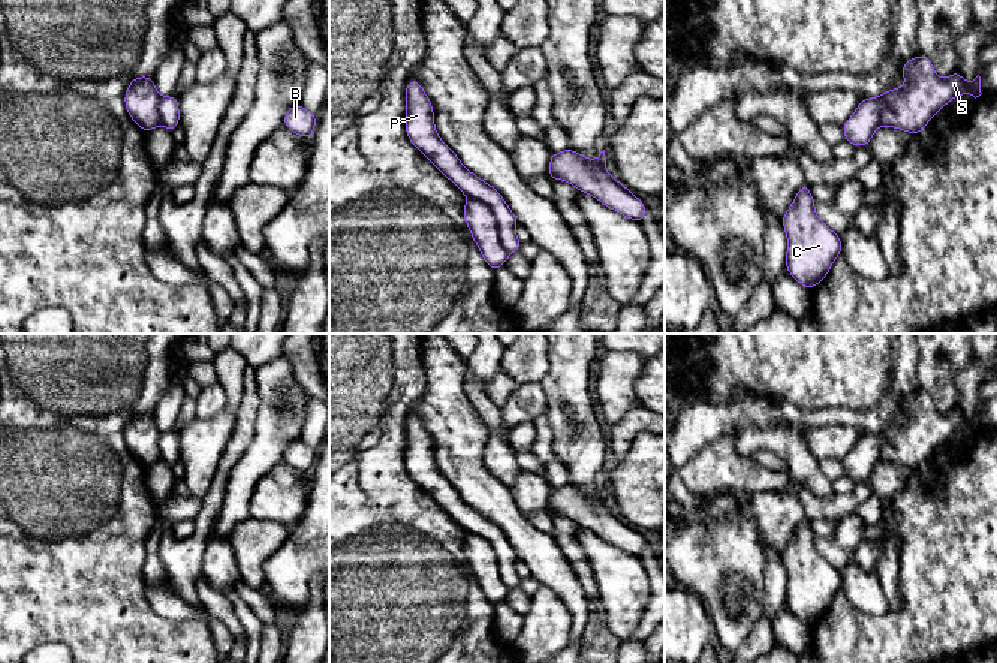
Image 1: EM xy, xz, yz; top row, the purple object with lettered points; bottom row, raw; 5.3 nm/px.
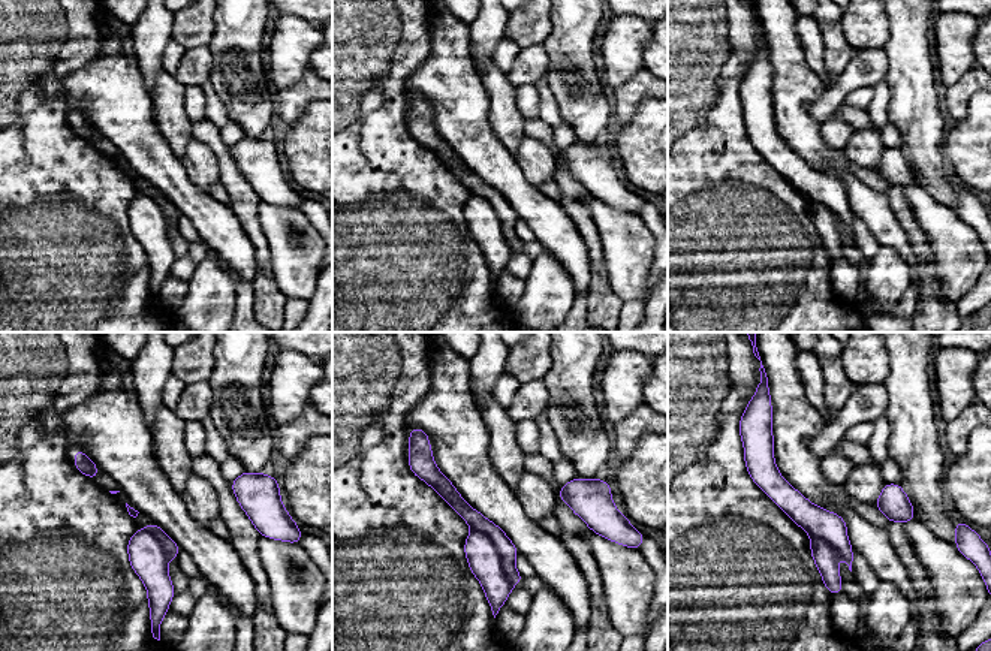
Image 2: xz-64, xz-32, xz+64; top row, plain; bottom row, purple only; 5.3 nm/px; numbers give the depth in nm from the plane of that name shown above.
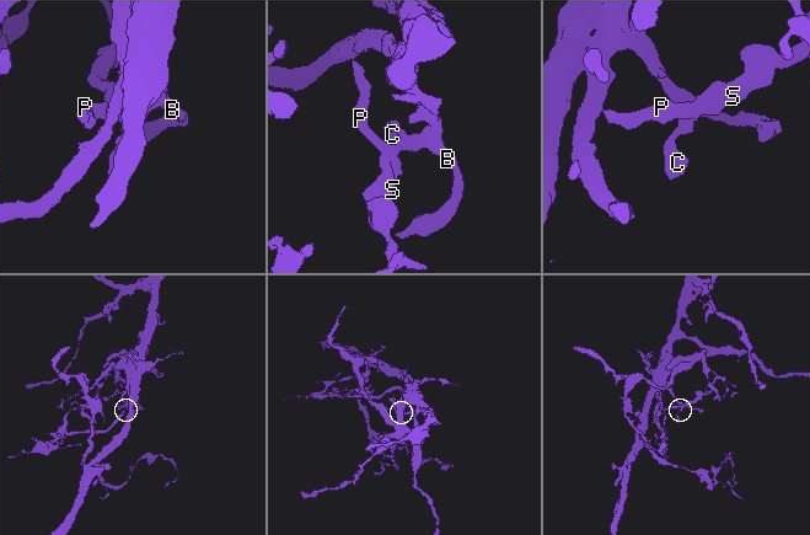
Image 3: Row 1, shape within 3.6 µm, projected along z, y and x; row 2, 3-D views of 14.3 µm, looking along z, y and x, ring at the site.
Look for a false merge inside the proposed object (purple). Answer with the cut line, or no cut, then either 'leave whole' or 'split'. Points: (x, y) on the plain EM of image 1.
cut xz (469, 533), (479, 535), (491, 547), (499, 575), (509, 588); split

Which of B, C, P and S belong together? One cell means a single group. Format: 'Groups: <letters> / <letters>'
Groups: B C P / S

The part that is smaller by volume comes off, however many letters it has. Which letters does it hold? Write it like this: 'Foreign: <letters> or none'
Foreign: B, C, P

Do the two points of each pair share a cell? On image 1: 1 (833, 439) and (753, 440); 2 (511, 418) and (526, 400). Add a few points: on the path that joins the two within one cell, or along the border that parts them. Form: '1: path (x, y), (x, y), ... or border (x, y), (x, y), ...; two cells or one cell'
1: border (804, 430), (804, 439), (815, 463); two cells
2: path (514, 413), (523, 404); one cell

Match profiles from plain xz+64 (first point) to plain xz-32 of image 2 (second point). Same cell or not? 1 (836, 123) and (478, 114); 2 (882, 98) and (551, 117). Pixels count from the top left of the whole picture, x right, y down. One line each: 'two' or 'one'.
1: two
2: one

